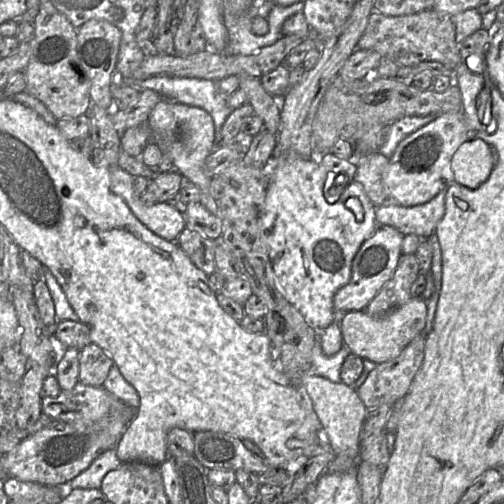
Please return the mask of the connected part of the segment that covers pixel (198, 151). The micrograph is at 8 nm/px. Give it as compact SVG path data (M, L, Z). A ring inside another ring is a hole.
M163 99L150 113L147 124L151 141L171 156L174 169L199 188L200 203L220 219L218 202L210 194L211 178L205 174L205 161L215 148L215 127L210 114L198 107Z

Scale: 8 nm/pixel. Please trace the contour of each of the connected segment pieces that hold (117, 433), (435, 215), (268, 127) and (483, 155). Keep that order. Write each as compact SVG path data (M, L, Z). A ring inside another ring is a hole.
M79 382L71 390L62 391L56 397L43 397L41 407L42 413L54 420L83 425L97 432L99 438L103 440L105 450L115 448L137 412L137 409L115 397L103 386L90 386Z
M442 190L430 201L414 205L401 206L390 204L375 208L375 217L379 225L396 228L400 232L415 234L421 238L428 238L445 213L446 190Z
M241 74L239 80L240 88L246 92L247 102L252 106L254 115L263 121L264 130L277 134L283 96L268 93L263 88L260 78Z
M471 139L462 143L451 159L454 181L474 189L490 176L494 158L489 145L481 139Z

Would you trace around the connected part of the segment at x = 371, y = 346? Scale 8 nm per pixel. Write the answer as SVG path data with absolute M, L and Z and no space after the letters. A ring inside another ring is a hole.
M412 297L407 303L382 315L370 315L365 310L346 312L339 326L343 343L350 349L351 354L379 364L396 358L415 337L423 332L426 316L427 300L422 297Z

